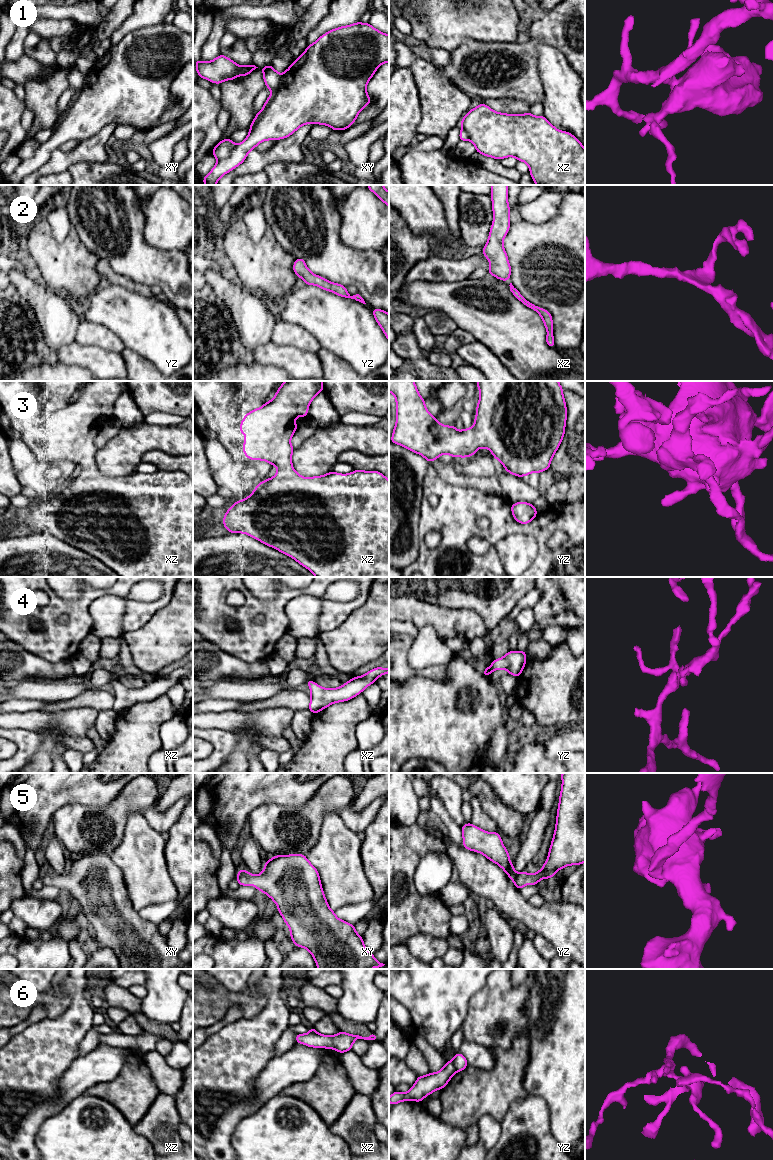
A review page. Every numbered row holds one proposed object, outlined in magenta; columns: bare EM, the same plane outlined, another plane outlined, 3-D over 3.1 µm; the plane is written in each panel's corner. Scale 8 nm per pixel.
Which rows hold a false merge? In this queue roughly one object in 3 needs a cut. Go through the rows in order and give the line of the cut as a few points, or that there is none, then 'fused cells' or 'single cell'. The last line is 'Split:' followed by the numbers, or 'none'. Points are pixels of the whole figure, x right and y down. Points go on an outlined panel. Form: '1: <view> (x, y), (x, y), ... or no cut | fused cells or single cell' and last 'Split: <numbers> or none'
1: xy (282, 75), (277, 93), (258, 122), (250, 130) | fused cells
2: no cut | single cell
3: no cut | single cell
4: no cut | single cell
5: no cut | single cell
6: yz (451, 1060), (457, 1071) | fused cells
Split: 1, 6

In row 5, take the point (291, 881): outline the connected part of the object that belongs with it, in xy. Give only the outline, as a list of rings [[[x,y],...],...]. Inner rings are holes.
[[[306,855],[273,856],[264,864],[261,874],[252,875],[242,868],[236,879],[240,886],[254,885],[276,903],[279,913],[290,928],[290,938],[295,946],[307,949],[318,969],[370,969],[385,965],[366,949],[354,925],[338,919],[329,908],[319,873]]]

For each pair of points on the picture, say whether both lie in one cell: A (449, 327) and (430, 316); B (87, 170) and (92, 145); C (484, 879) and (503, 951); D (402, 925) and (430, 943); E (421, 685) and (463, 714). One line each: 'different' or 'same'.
A: same
B: different
C: different
D: different
E: same

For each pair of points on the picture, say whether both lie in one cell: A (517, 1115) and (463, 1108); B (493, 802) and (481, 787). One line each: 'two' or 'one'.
A: two
B: one

